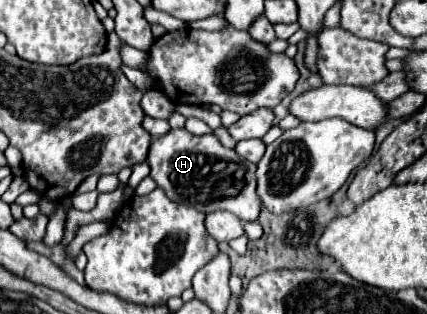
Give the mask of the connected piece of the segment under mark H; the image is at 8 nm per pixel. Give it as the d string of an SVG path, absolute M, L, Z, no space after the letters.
M170 129L166 135L152 141L150 175L176 203L194 207L202 213L218 209L234 213L240 221L256 221L260 213L260 199L256 195L256 165L238 157L234 149L224 147L212 133L192 135L186 129Z

